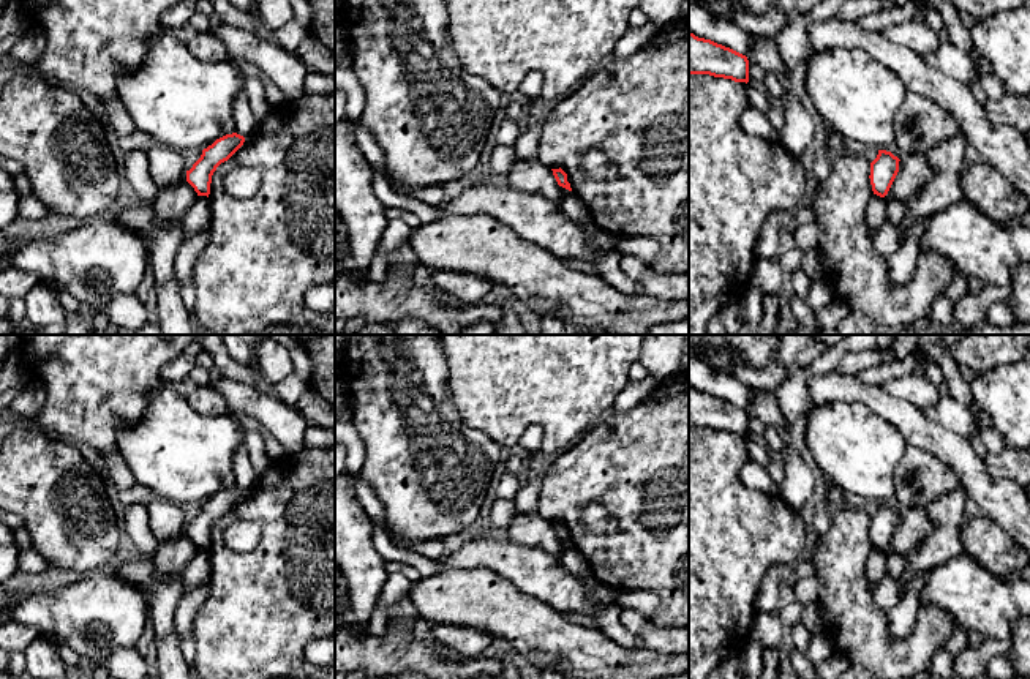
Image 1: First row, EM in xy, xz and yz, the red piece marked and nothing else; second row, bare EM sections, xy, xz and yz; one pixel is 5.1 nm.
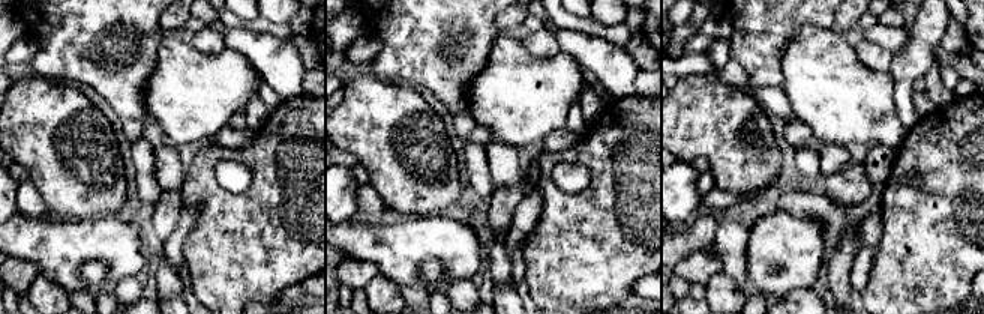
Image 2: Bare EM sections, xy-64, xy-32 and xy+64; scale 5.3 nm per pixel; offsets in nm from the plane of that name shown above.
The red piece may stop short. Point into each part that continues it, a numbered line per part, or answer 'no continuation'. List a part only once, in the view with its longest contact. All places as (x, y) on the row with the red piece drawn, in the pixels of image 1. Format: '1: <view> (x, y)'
no continuation

